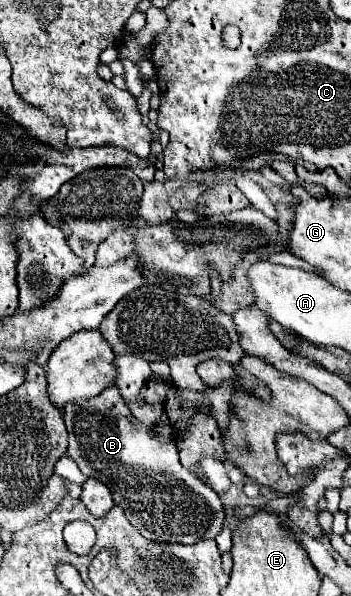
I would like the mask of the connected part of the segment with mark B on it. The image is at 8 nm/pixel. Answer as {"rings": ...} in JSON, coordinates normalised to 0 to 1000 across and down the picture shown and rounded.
{"rings":[[[328,648],[299,651],[282,664],[202,674],[185,685],[185,715],[197,725],[197,752],[191,762],[219,775],[231,792],[248,802],[288,805],[322,829],[328,846],[356,856],[362,872],[425,906],[447,909],[510,909],[510,913],[556,913],[567,906],[607,906],[641,872],[641,852],[624,832],[584,812],[561,795],[533,789],[504,765],[499,742],[459,742],[425,715],[385,705],[368,681],[350,674],[339,654]]]}

